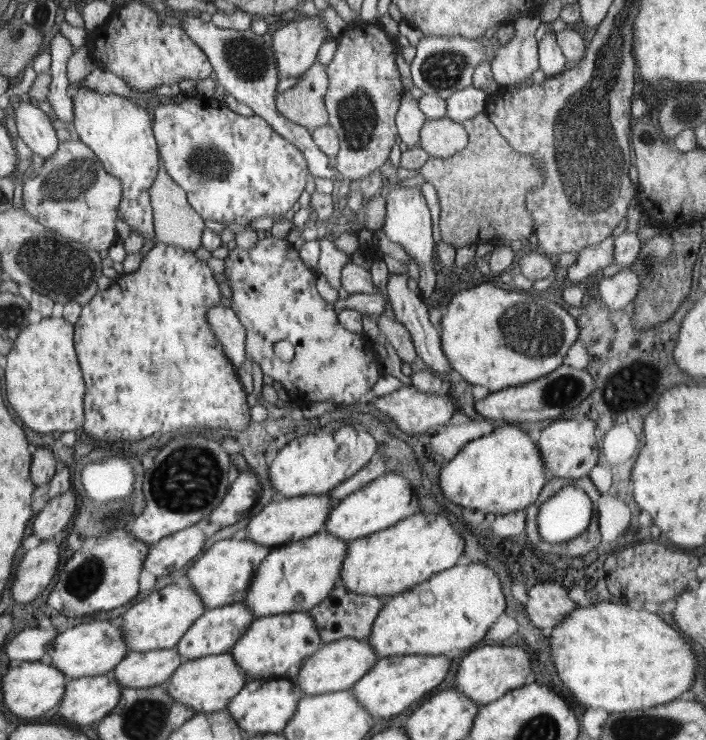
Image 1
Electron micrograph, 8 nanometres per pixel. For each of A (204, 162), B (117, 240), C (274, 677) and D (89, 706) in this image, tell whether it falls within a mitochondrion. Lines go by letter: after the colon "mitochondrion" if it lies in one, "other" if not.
A: mitochondrion
B: other
C: other
D: other

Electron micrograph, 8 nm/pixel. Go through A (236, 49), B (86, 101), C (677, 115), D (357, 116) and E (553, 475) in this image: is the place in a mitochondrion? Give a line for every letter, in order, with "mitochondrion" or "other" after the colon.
A: mitochondrion
B: other
C: mitochondrion
D: mitochondrion
E: other

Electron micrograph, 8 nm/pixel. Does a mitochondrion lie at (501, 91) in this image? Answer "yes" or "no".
no

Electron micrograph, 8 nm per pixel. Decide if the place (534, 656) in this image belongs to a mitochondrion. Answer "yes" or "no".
no

